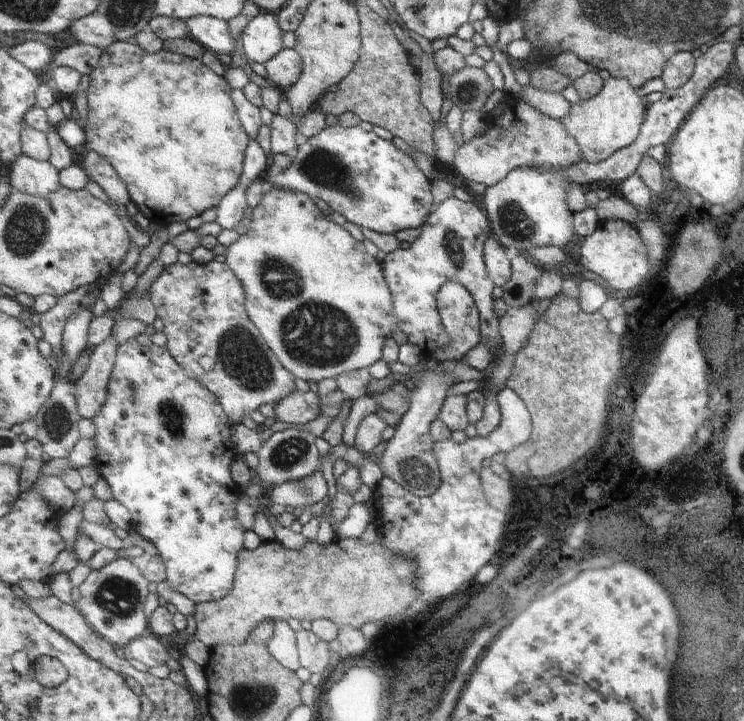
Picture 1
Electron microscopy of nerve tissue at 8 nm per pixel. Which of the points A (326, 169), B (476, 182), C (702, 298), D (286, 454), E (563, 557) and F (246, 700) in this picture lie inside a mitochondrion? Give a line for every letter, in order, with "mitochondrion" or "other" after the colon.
A: mitochondrion
B: other
C: other
D: mitochondrion
E: other
F: mitochondrion

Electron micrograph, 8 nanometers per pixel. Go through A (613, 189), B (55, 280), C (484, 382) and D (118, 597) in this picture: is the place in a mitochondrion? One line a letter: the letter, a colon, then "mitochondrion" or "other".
A: other
B: other
C: other
D: mitochondrion

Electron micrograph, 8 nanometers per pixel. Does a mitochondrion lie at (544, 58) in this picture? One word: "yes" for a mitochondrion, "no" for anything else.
no

